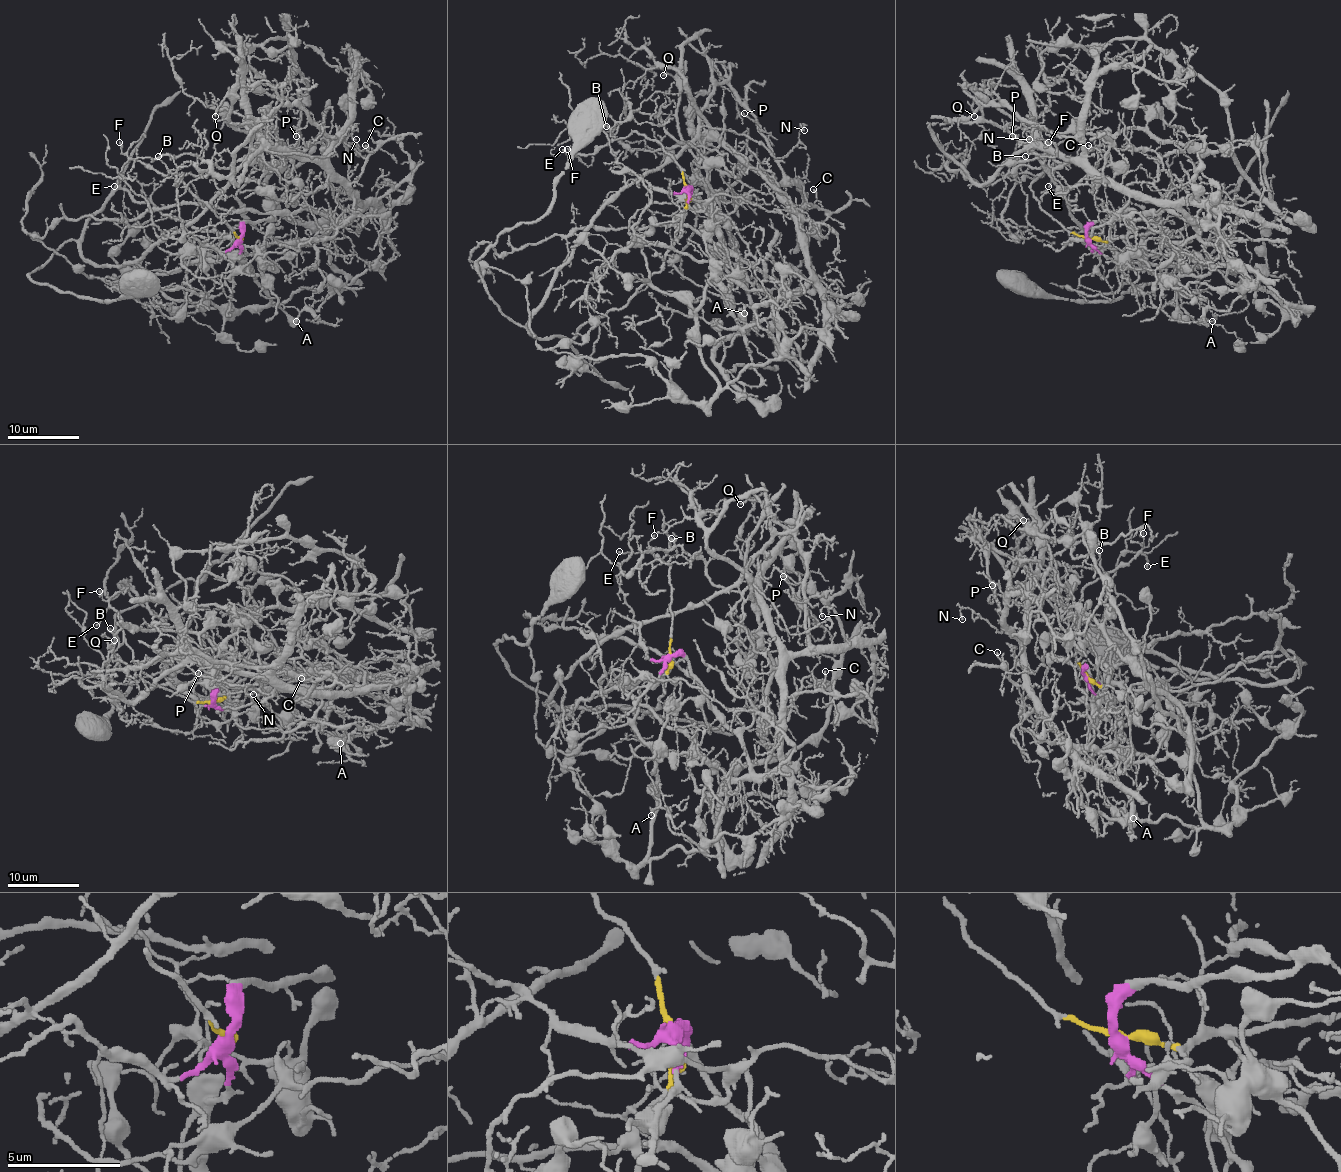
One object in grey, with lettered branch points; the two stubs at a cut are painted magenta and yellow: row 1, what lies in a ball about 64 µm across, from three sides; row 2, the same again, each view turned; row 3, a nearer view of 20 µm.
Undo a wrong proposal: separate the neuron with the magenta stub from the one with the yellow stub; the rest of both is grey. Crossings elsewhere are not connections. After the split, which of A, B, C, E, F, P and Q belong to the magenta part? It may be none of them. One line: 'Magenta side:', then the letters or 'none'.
Magenta side: A, C, P, Q

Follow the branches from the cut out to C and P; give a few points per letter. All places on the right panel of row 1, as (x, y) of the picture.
C: (1089, 238), (1096, 222), (1169, 210), (1189, 219), (1175, 206), (1116, 190), (1103, 174), (1105, 151), (1089, 145)
P: (1089, 238), (1096, 222), (1166, 210), (1189, 219), (1175, 206), (1116, 190), (1076, 140), (1026, 122), (1012, 136)

